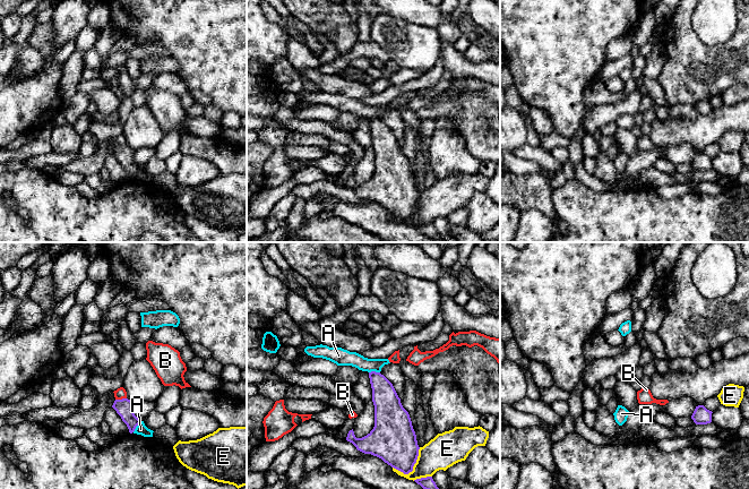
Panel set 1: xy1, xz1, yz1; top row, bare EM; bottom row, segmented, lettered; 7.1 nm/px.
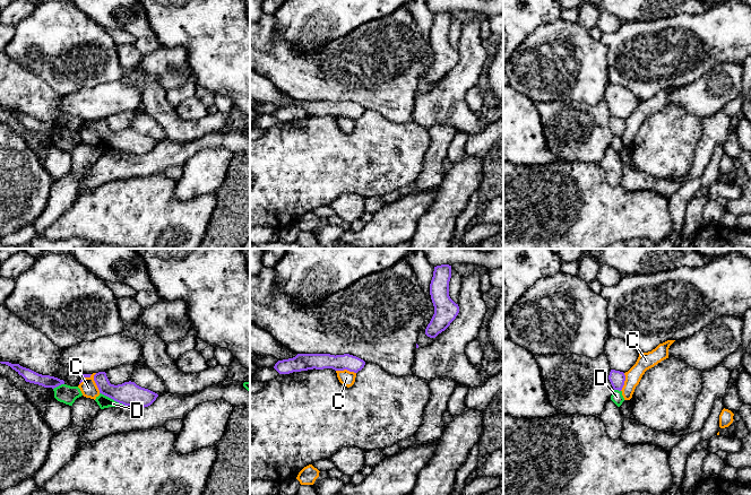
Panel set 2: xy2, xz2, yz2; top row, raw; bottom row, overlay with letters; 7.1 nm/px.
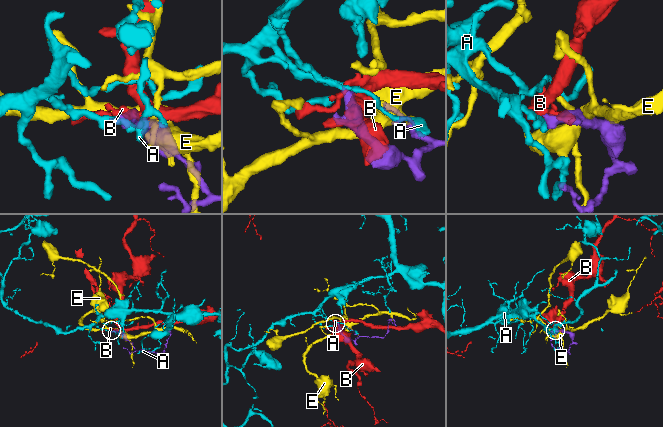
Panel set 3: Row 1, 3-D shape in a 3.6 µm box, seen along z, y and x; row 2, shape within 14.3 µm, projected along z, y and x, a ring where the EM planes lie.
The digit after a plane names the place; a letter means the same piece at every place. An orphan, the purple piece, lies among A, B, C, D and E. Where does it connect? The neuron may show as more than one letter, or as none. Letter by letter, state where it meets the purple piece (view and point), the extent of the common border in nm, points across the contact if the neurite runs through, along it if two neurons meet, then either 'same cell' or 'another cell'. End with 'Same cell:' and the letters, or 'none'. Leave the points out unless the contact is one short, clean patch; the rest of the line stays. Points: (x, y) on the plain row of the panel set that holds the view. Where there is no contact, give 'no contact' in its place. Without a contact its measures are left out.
A: contact xy1 (136, 172); length 100 nm; border xy1 (140, 168), (132, 178); another cell
B: contact xy1 (120, 146); length 80 nm; border xy1 (126, 144), (115, 146); another cell
C: contact xy2 (94, 124); length 170 nm; border xy2 (79, 130), (92, 121), (100, 139); another cell
D: contact xy2 (112, 145); length 200 nm; another cell
E: contact xz1 (412, 215); length 240 nm; another cell
Same cell: none

